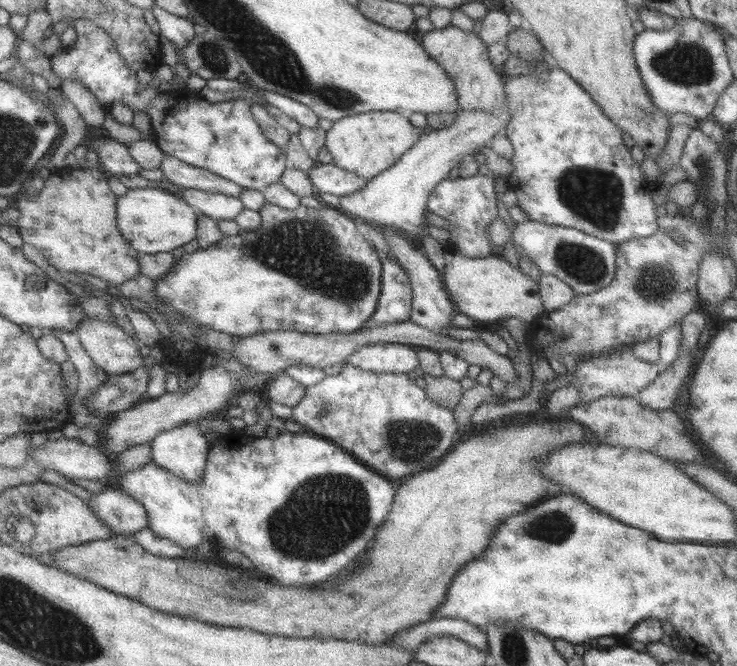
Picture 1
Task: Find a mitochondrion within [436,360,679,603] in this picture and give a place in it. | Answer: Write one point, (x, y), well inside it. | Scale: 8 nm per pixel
(552, 528)

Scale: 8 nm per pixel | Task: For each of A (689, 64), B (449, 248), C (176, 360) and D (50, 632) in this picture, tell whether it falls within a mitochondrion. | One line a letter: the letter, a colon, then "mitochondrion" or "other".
A: mitochondrion
B: other
C: other
D: mitochondrion

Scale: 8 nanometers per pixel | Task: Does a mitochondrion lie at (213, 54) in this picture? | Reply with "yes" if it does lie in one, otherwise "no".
yes

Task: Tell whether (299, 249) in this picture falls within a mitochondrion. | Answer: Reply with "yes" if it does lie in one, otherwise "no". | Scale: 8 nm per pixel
yes

